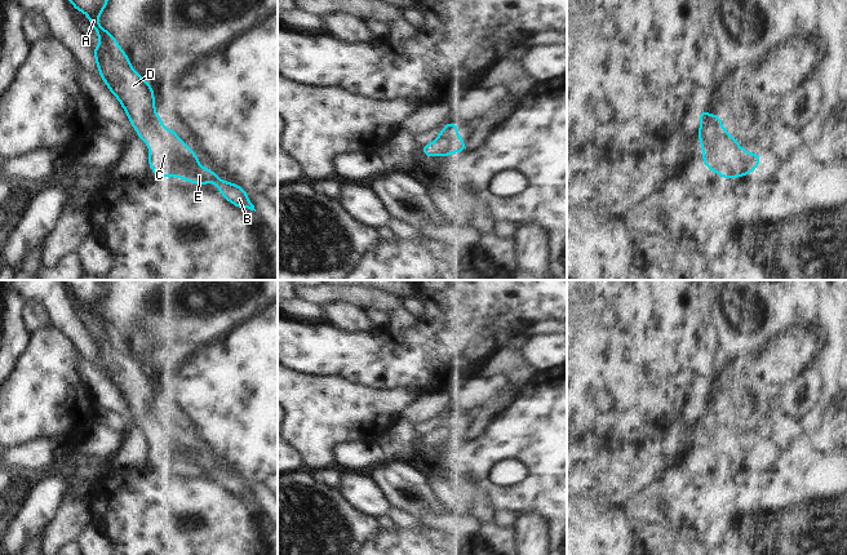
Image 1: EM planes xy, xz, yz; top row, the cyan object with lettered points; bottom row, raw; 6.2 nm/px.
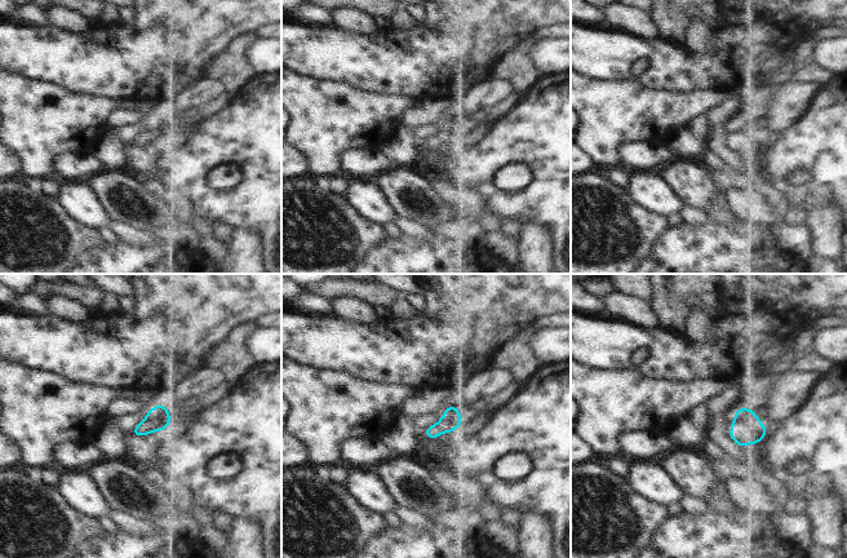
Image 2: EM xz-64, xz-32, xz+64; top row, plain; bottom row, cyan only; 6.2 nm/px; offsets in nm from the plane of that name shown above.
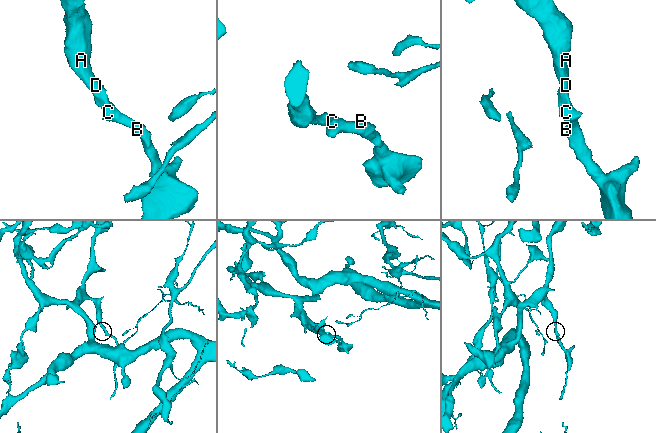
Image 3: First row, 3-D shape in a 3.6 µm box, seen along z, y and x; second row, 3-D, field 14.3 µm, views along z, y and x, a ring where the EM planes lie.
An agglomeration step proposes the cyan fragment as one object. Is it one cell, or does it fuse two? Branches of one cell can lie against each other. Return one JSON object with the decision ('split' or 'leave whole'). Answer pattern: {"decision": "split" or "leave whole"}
{"decision": "leave whole"}

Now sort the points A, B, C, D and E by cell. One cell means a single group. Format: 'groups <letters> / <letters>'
groups A B C D E

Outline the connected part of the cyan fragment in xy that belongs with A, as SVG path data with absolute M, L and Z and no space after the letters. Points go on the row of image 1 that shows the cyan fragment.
M70 0L74 8L89 17L98 34L98 48L92 48L98 71L110 92L125 110L139 139L148 145L148 165L161 177L179 177L207 186L213 182L222 196L236 208L254 210L247 191L238 183L221 181L212 169L199 164L196 154L182 142L174 129L164 129L155 112L154 89L130 65L119 43L98 22L108 0Z

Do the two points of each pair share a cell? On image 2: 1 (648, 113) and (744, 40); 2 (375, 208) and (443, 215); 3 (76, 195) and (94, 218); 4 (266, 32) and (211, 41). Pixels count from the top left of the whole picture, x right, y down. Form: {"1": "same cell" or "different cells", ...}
{"1": "different cells", "2": "different cells", "3": "same cell", "4": "different cells"}

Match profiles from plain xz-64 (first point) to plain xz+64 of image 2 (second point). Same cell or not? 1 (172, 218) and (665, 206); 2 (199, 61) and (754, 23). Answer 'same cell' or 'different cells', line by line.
1: different cells
2: same cell

